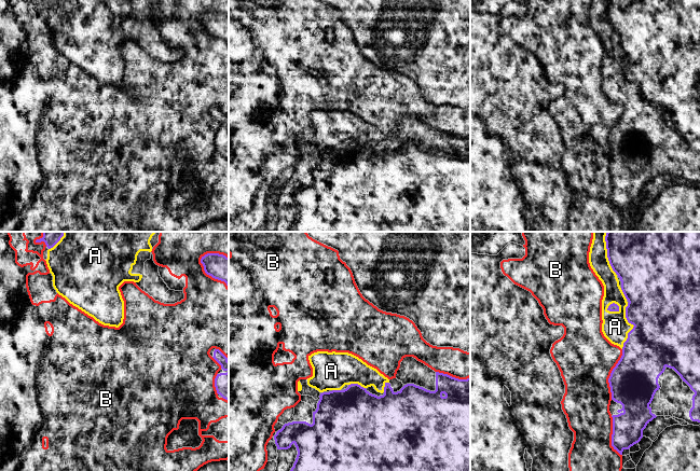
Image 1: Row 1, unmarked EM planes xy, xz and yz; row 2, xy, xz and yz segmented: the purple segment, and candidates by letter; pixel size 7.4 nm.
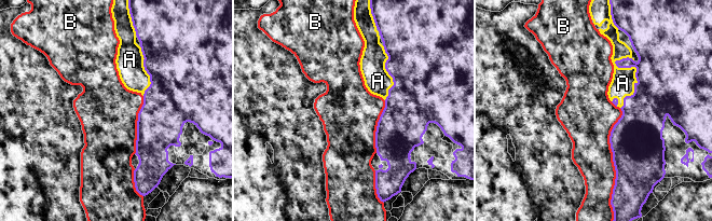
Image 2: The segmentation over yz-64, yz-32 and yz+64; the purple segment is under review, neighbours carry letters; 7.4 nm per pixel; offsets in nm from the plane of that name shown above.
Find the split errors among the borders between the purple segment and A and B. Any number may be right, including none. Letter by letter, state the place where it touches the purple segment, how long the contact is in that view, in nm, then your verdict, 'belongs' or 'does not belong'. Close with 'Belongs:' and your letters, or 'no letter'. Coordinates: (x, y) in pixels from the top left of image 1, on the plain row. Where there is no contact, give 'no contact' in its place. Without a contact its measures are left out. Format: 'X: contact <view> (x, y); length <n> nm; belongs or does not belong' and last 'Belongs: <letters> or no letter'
A: contact yz (633, 83); length 340 nm; belongs
B: contact yz (611, 133); length 380 nm; does not belong
Belongs: A

